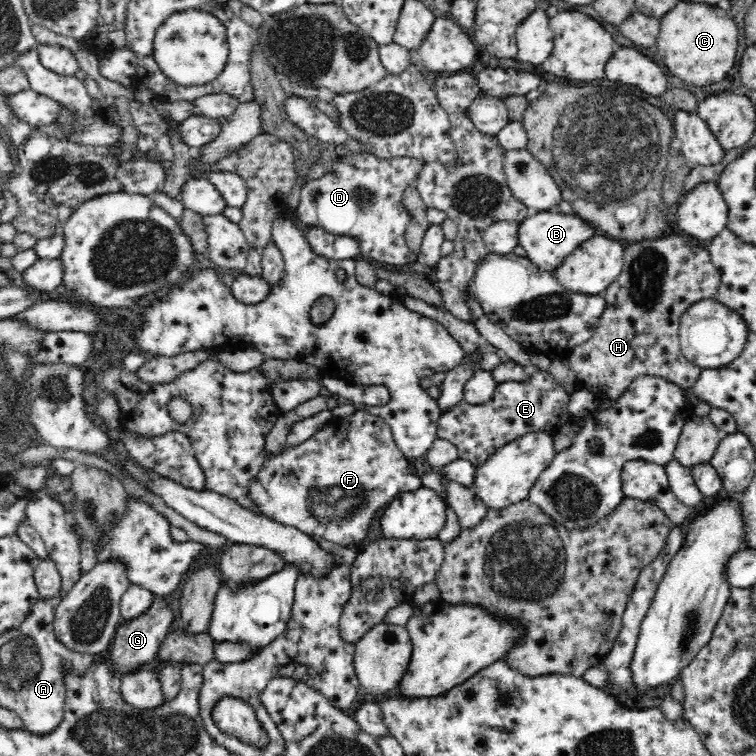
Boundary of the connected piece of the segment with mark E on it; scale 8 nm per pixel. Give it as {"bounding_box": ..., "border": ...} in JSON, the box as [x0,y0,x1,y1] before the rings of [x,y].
{"bounding_box":[437,371,573,466],"border":[[[529,371],[526,380],[508,380],[497,383],[491,400],[483,404],[467,404],[463,401],[442,411],[437,422],[437,438],[450,441],[459,450],[459,458],[480,466],[501,446],[529,432],[556,432],[564,423],[573,419],[568,406],[571,393],[549,372]]]}

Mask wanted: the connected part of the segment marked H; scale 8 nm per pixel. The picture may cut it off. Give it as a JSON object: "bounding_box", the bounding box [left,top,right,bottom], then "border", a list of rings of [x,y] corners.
{"bounding_box":[567,233,721,402],"border":[[[683,233],[626,243],[623,262],[622,273],[601,294],[606,300],[606,308],[598,318],[592,337],[567,354],[577,388],[586,389],[613,402],[622,398],[632,381],[641,376],[662,377],[681,388],[691,388],[698,380],[701,368],[682,355],[678,335],[680,318],[693,303],[715,298],[721,284],[719,269],[712,263],[706,246],[689,240]]]}

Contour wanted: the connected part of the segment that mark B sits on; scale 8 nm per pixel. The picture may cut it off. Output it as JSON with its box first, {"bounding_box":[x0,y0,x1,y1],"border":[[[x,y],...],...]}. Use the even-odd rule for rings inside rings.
{"bounding_box":[519,210,597,273],"border":[[[551,210],[534,211],[519,223],[519,245],[526,250],[527,257],[536,267],[553,273],[571,252],[596,235],[594,228],[597,230],[596,224],[577,214],[554,213]]]}

